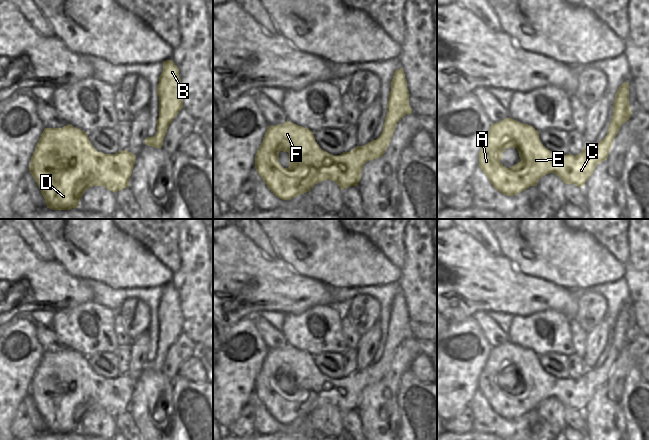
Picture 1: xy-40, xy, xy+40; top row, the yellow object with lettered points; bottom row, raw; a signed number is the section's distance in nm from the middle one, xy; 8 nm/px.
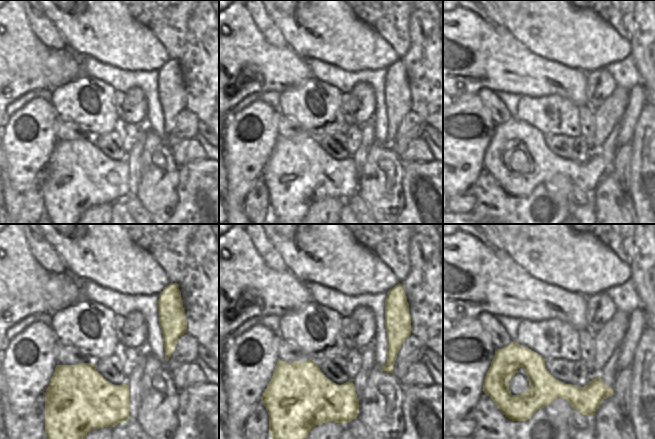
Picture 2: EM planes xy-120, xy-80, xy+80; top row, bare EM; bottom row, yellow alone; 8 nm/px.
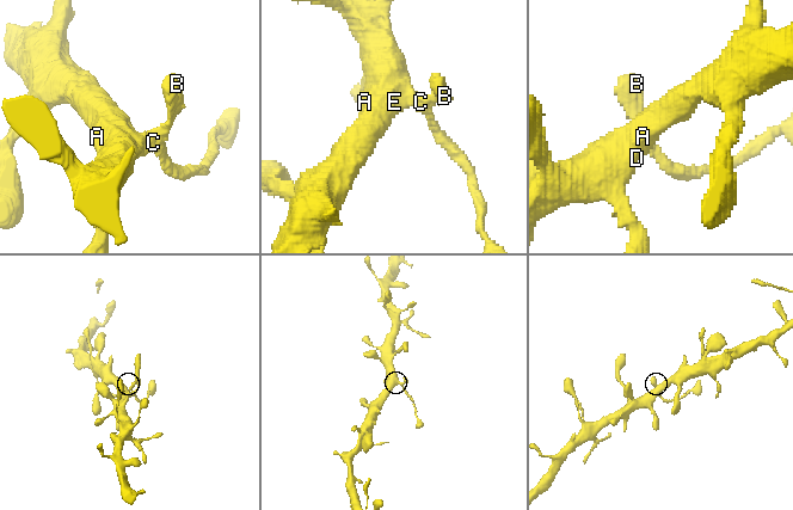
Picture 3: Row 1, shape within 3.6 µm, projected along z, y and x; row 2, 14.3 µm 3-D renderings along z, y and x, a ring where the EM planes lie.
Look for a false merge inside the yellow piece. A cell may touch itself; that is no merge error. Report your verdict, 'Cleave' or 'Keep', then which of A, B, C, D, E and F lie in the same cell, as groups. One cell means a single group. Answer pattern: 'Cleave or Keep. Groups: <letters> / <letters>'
Keep. Groups: A B C D E F.

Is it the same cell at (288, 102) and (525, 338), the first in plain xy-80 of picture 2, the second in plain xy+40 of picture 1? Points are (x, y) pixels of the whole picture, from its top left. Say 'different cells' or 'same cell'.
same cell

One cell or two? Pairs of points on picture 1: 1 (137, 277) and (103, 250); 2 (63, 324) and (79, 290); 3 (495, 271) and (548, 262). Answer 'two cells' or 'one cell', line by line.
1: one cell
2: two cells
3: two cells

